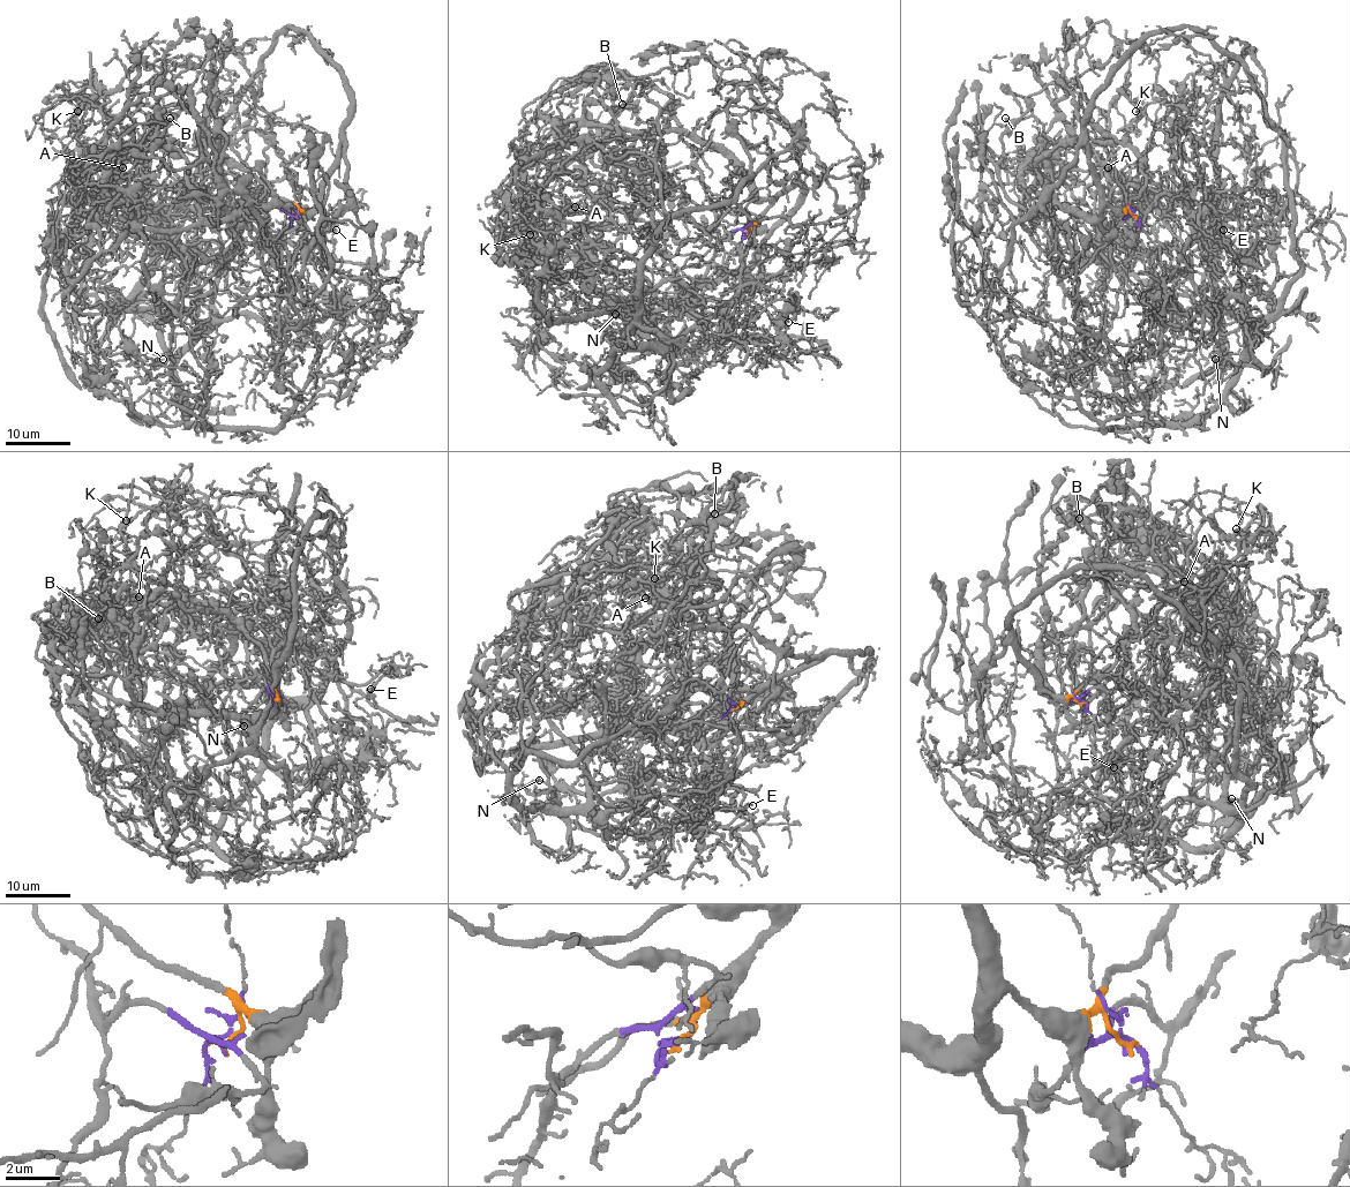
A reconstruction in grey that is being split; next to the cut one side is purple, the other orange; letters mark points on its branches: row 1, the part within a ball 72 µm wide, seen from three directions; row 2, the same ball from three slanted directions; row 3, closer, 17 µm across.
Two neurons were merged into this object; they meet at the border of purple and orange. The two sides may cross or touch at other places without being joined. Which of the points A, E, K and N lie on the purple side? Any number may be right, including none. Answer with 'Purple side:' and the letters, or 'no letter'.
Purple side: A, E, K

